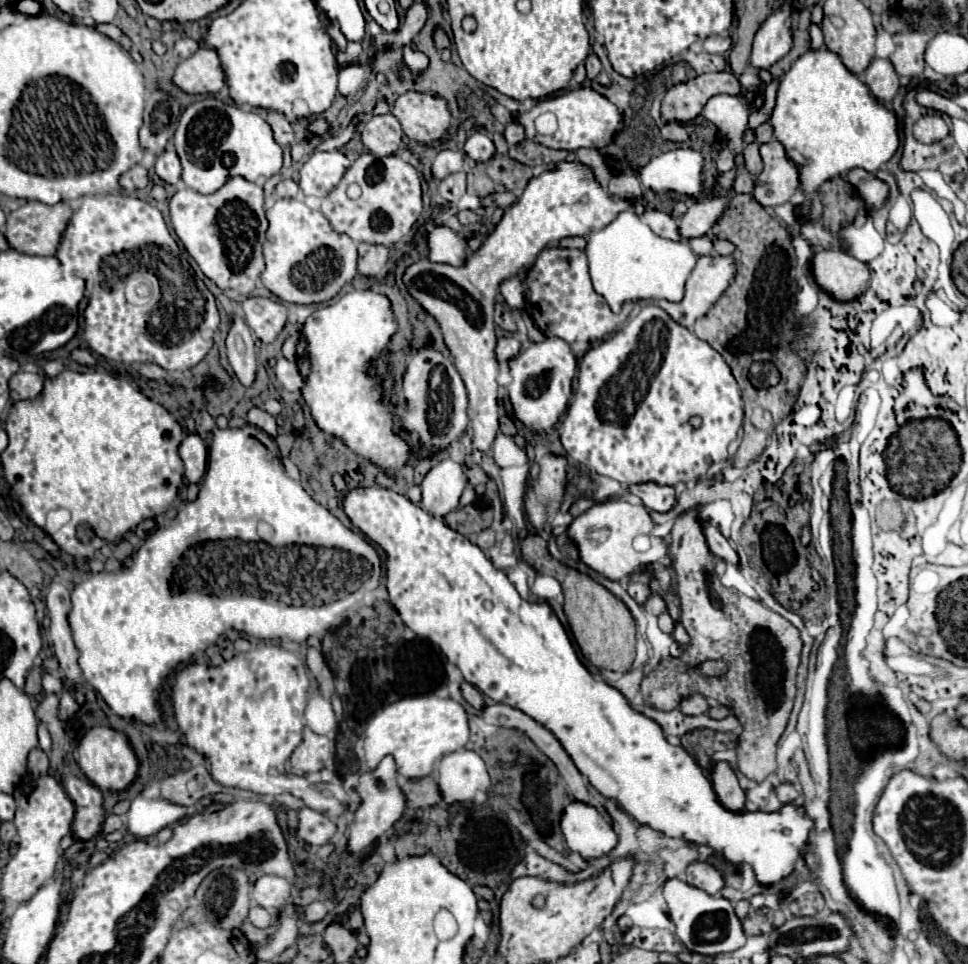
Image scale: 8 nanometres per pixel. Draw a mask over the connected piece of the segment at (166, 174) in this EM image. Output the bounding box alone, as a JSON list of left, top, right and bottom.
[156,151,182,185]

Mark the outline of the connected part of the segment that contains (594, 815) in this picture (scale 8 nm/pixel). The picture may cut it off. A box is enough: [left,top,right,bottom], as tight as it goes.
[560,801,618,859]

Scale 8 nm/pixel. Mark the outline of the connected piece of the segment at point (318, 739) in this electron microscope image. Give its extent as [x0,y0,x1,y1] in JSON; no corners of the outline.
[290,727,334,773]

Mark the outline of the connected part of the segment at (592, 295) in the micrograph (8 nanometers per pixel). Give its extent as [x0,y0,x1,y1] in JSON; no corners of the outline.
[526,249,632,343]

